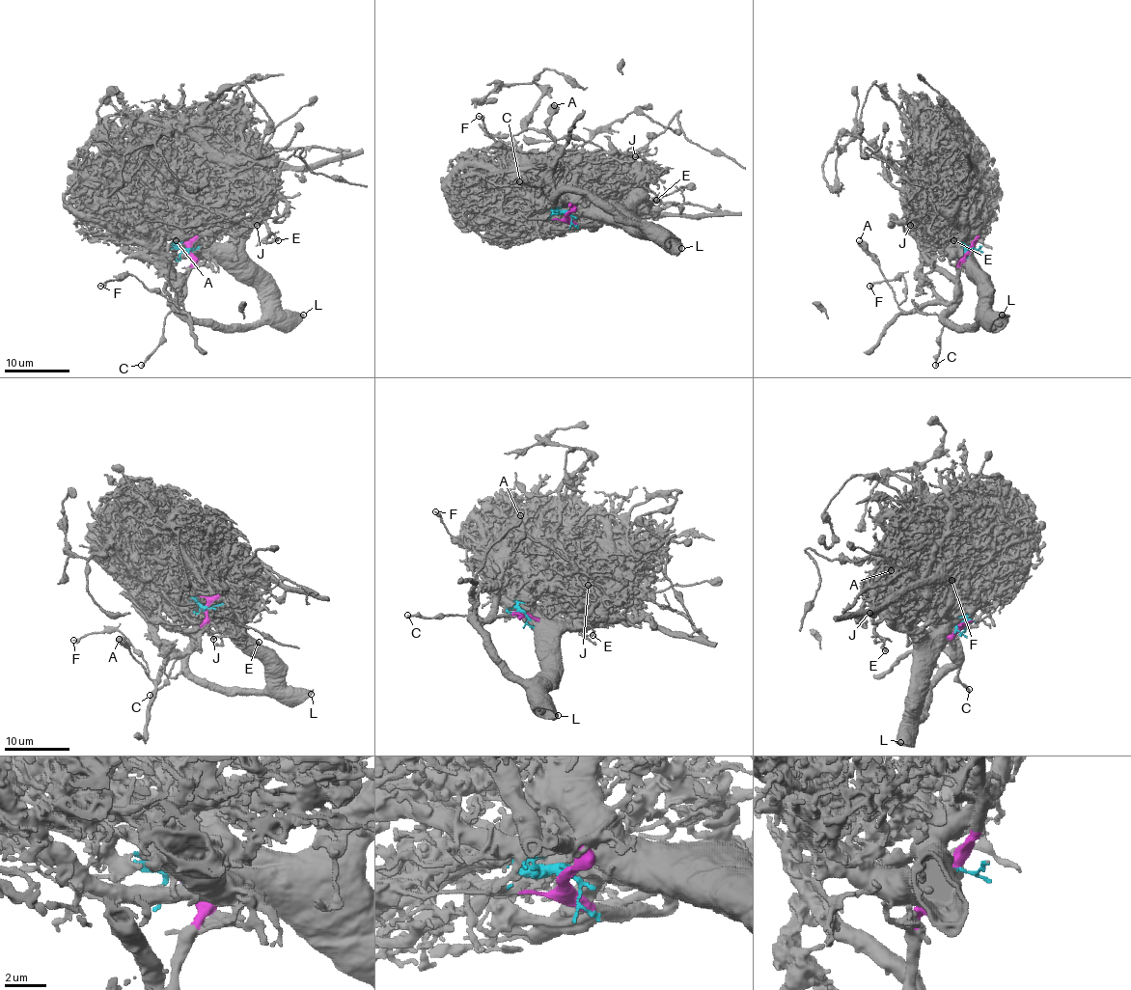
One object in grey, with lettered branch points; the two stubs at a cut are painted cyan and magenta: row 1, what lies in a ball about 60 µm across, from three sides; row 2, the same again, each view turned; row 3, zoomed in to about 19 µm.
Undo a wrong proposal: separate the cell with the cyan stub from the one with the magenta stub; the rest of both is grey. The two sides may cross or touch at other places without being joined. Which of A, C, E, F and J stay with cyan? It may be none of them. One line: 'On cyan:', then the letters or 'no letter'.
On cyan: E, J

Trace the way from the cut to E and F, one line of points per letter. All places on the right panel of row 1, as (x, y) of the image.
E: (967, 250), (955, 226), (939, 212), (929, 231), (953, 240)
F: (967, 250), (951, 302), (903, 312), (898, 305), (907, 288), (902, 274), (869, 286)

